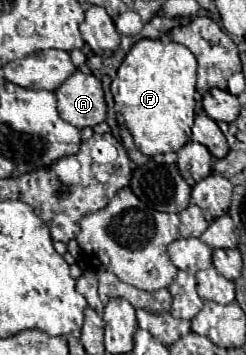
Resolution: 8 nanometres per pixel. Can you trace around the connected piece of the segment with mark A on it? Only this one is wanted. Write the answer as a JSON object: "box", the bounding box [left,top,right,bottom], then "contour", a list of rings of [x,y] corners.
{"box":[55,70,107,130],"contour":[[[77,70],[55,90],[55,96],[59,116],[79,130],[101,124],[107,118],[104,91],[93,74]]]}

